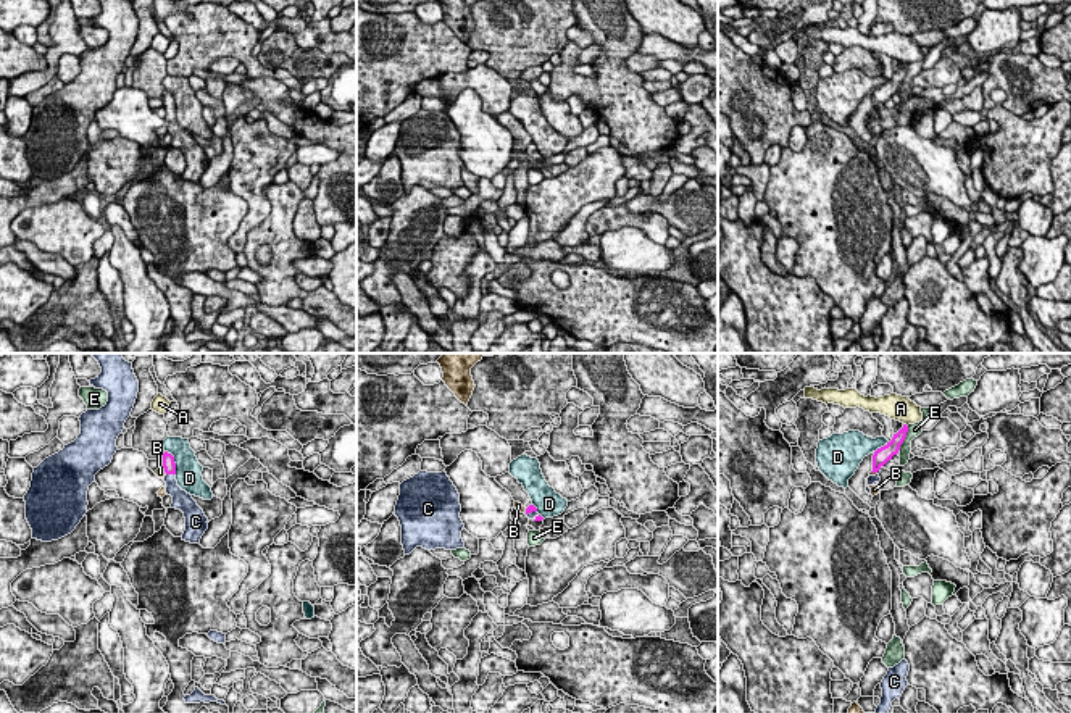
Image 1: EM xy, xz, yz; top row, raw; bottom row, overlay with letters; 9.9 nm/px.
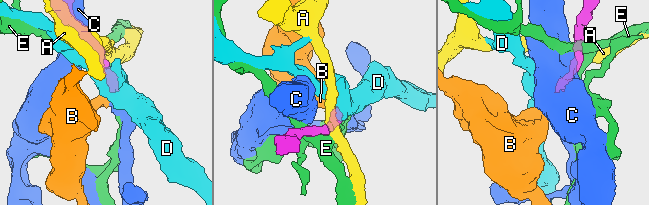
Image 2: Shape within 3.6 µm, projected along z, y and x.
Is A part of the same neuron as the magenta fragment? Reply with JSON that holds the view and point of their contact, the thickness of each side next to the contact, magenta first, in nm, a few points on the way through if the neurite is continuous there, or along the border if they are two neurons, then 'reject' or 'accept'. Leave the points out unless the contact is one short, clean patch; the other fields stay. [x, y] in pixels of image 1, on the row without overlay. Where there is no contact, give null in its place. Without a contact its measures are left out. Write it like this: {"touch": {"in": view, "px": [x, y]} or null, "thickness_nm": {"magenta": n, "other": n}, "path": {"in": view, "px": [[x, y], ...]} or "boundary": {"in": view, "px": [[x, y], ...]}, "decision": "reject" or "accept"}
{"touch": {"in": "yz", "px": [905, 63]}, "thickness_nm": {"magenta": 130, "other": 260}, "boundary": {"in": "yz", "px": [[904, 62], [907, 65]]}, "decision": "reject"}

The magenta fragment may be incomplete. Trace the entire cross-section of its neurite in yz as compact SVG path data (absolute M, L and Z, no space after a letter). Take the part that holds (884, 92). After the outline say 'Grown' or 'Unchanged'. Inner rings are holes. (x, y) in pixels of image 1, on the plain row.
M903 63L903 66L897 73L894 73L890 81L887 81L884 85L874 90L871 111L877 111L889 98L892 98L894 94L898 92L900 84L906 76L906 71L908 71L908 65Z. Unchanged

